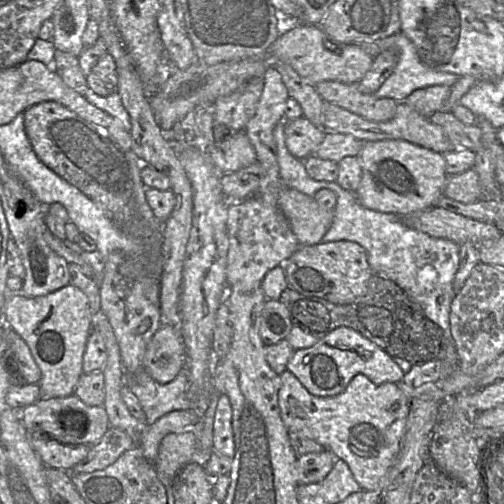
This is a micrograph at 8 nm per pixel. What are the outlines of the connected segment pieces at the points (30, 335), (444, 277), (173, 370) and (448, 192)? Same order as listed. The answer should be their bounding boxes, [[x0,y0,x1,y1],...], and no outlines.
[[4,284,95,399],[273,120,460,332],[143,324,186,384],[444,168,483,203]]

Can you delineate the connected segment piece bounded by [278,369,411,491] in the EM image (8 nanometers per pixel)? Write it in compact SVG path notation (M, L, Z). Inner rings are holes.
M288 369L280 375L278 393L280 415L288 433L298 431L329 449L337 459L344 460L362 490L374 491L382 487L382 478L393 465L403 438L411 400L397 383L375 384L364 374L357 374L346 389L331 397L312 395Z

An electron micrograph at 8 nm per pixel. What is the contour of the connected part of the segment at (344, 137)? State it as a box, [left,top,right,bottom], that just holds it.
[313,132,364,162]

